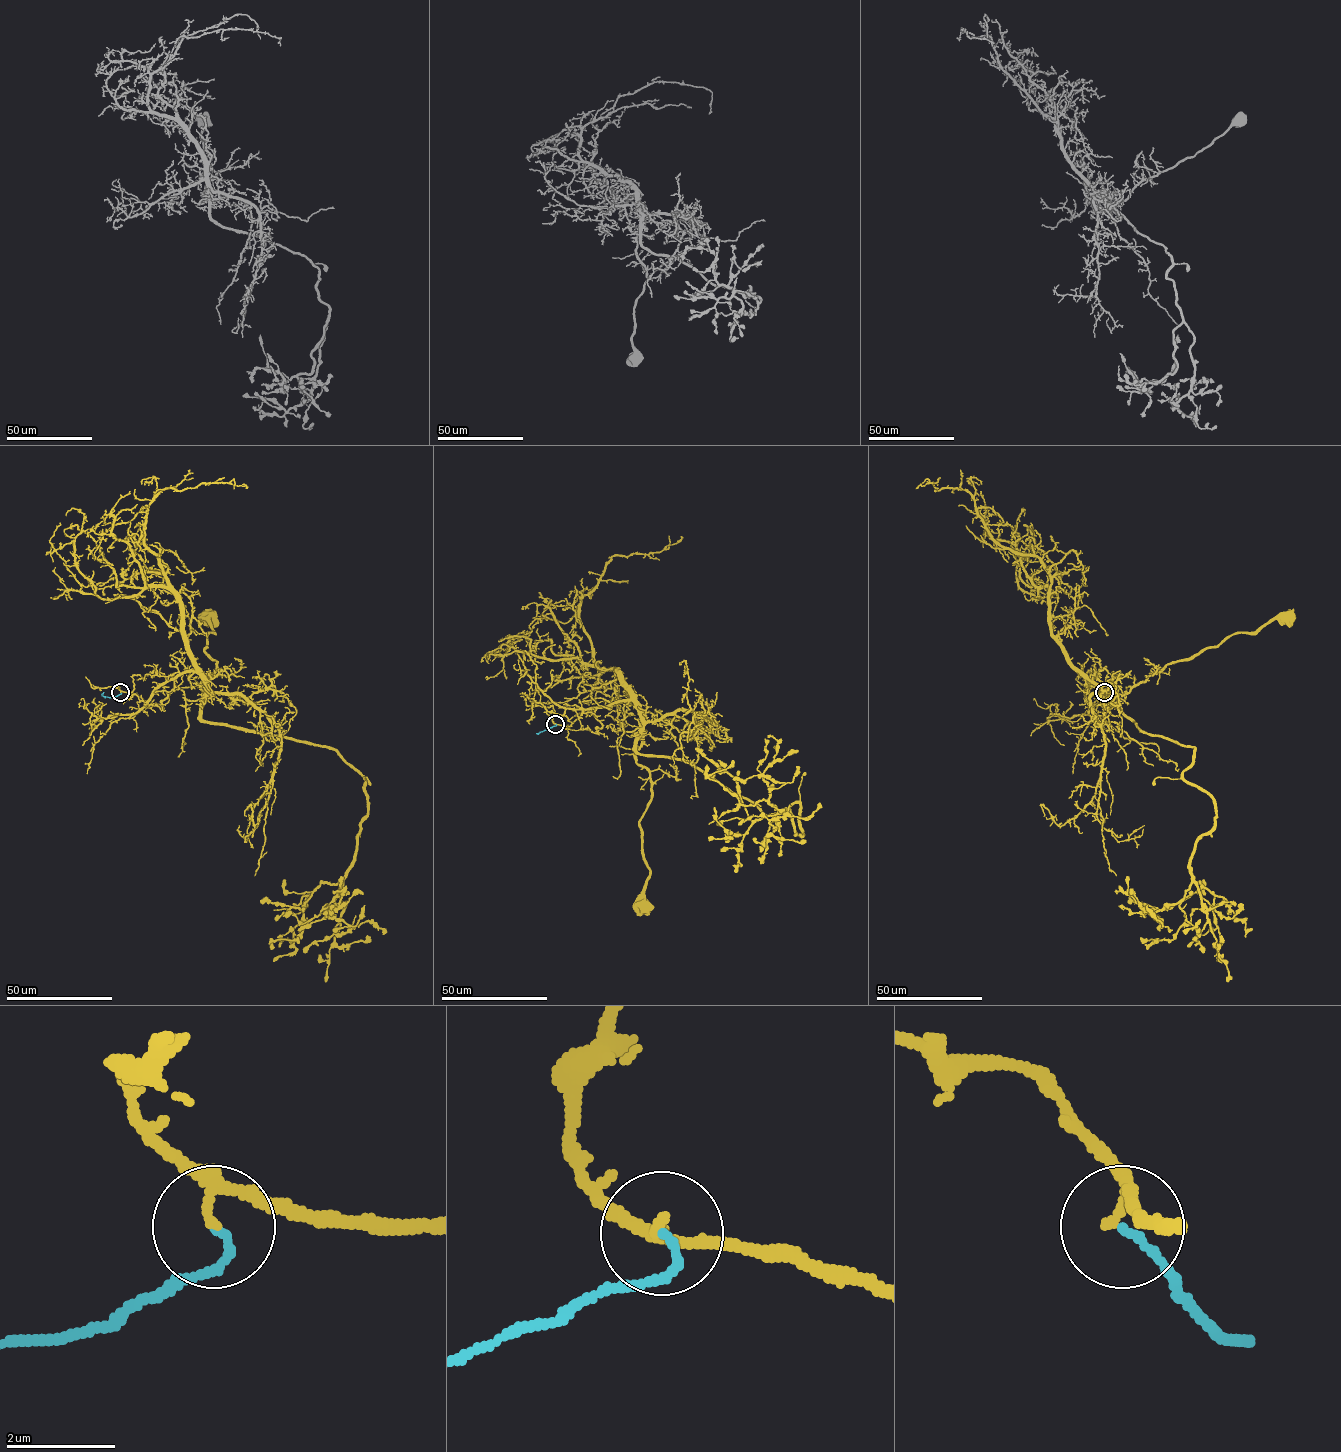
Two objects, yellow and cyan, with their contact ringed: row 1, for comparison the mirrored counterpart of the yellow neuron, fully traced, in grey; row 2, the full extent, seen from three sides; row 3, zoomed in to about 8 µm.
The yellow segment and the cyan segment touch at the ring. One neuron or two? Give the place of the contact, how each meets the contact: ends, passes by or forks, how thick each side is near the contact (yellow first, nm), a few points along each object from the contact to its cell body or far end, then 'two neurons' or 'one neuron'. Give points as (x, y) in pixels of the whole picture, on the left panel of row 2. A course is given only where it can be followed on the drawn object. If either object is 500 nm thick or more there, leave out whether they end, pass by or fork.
(120, 692) | yellow passes by | cyan ends | 130/140 nm | yellow via (120, 692), (147, 703), (161, 685), (194, 671), (208, 693), (200, 683), (215, 673), (204, 651), (210, 618) | cyan via (120, 692), (108, 697), (102, 695), (104, 692) | one neuron

